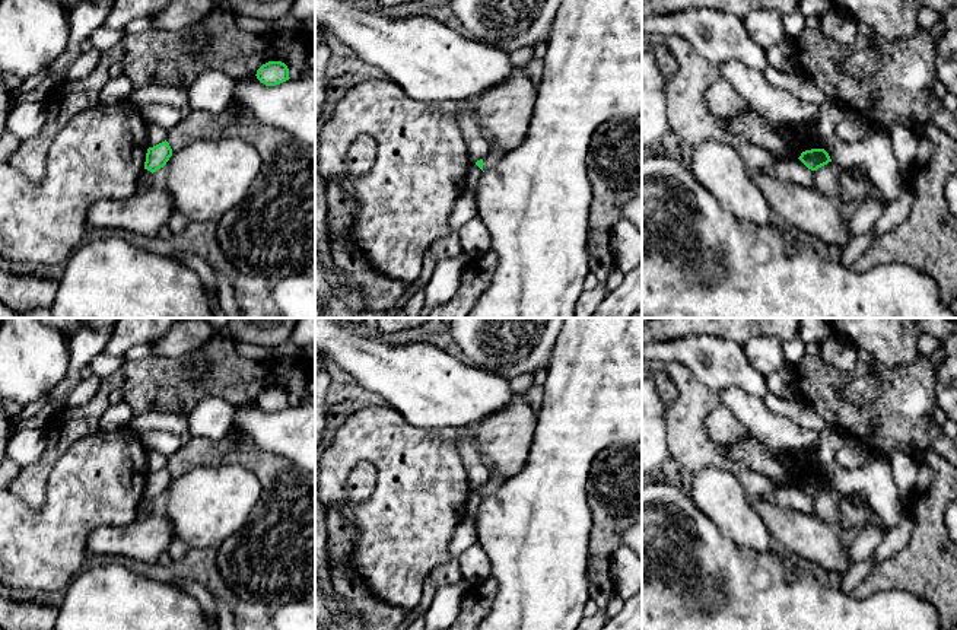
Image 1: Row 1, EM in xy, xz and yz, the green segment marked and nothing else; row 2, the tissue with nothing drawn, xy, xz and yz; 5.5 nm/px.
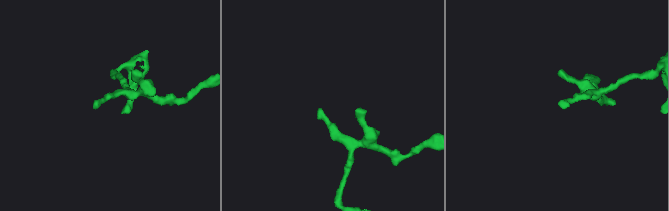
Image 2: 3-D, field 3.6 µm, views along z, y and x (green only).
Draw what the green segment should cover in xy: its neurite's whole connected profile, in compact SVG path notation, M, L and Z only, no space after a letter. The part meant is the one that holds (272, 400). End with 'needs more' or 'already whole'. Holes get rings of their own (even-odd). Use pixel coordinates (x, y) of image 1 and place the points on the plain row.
M268 388L257 397L257 405L266 413L276 413L289 407L289 395L282 388Z | already whole

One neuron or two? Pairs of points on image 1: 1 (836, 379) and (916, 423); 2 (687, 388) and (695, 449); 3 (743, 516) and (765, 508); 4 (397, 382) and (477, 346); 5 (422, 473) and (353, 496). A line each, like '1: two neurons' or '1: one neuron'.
1: one neuron
2: one neuron
3: two neurons
4: two neurons
5: two neurons

